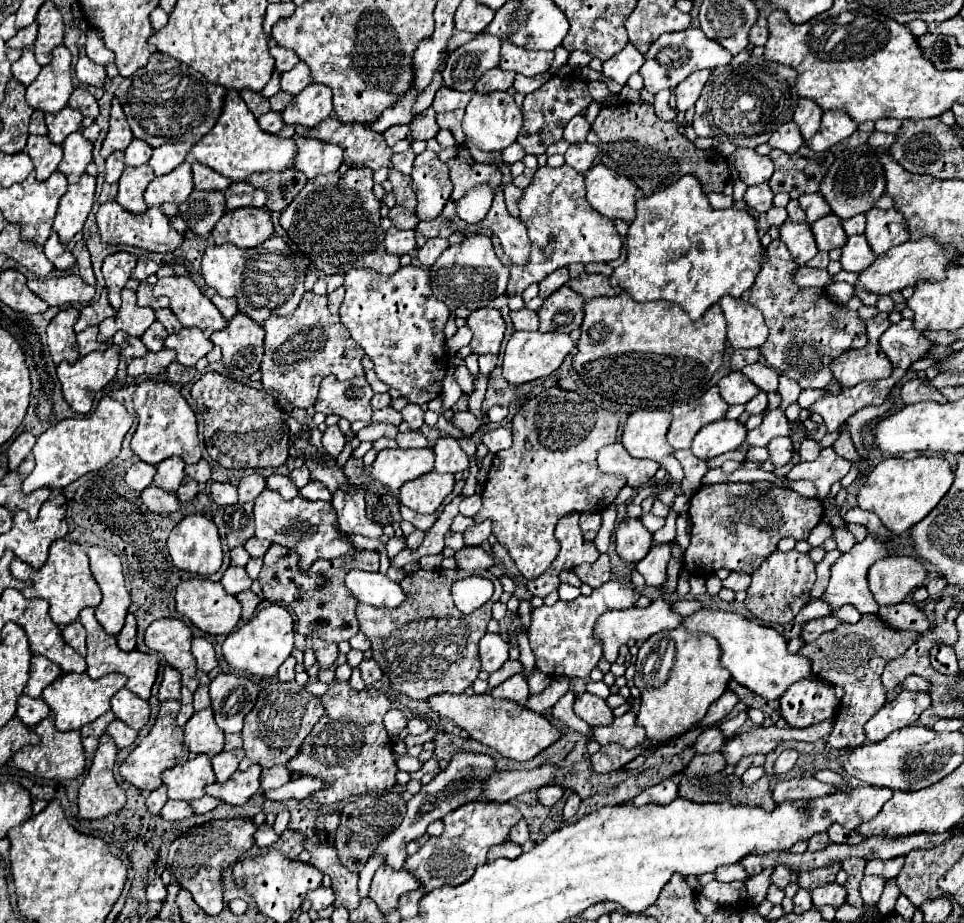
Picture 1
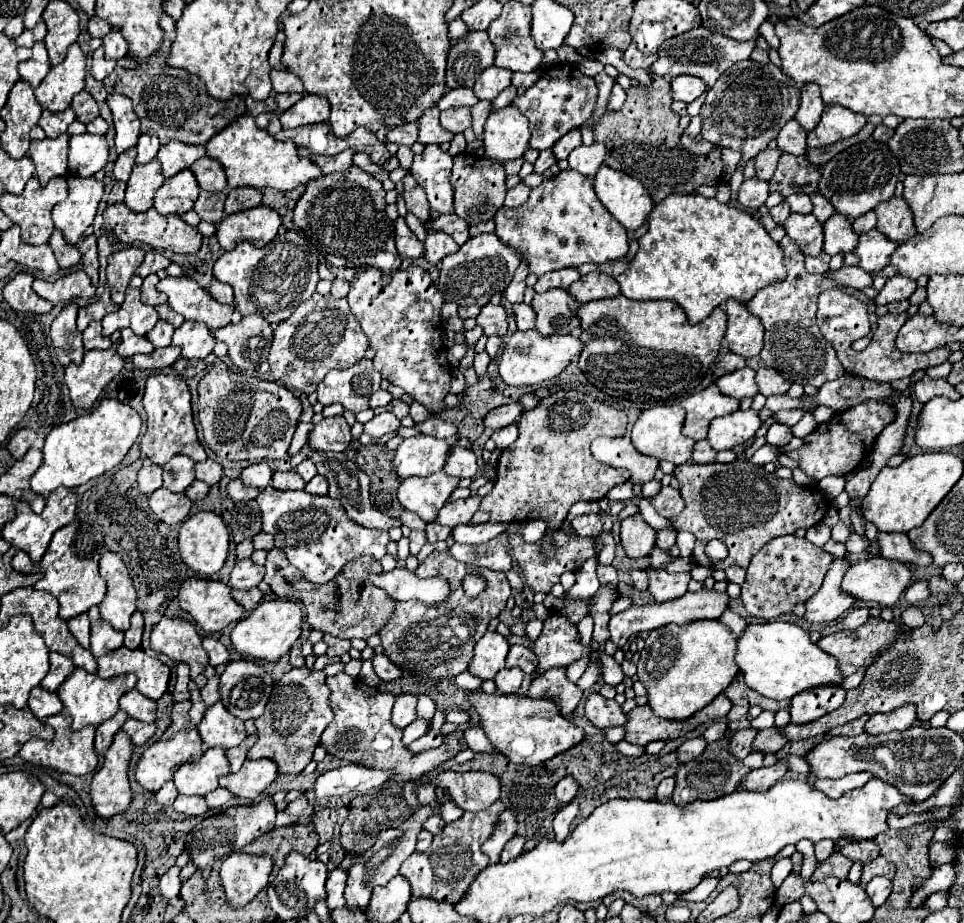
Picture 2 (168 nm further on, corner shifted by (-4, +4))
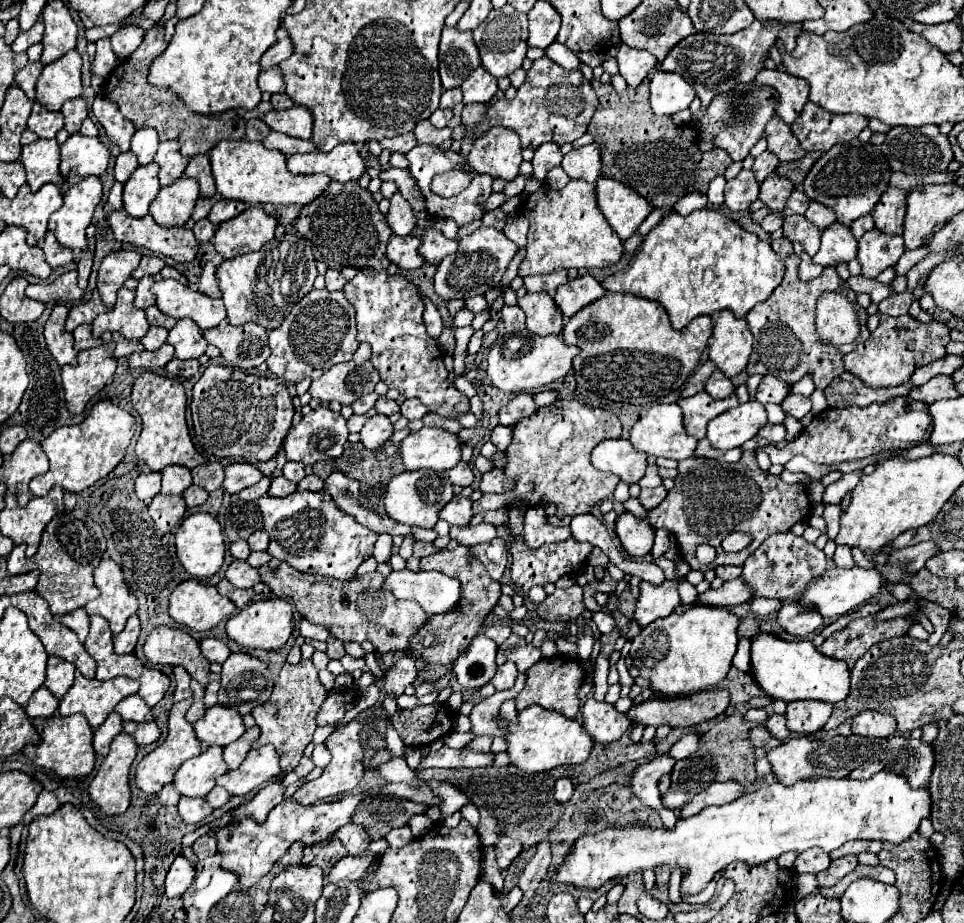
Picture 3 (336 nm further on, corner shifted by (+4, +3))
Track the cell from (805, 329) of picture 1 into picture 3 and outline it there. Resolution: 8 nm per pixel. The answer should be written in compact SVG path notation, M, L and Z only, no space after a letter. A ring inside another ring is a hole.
M786 237L774 239L772 249L780 255L780 259L784 261L786 273L782 283L772 291L772 295L754 305L748 315L748 327L754 335L754 349L750 355L750 363L746 367L746 371L750 375L760 373L760 375L774 375L786 383L796 383L806 375L812 375L812 381L816 385L816 389L824 389L828 387L828 383L832 379L836 379L838 375L844 373L844 363L842 363L842 355L850 353L859 343L866 341L870 336L870 331L866 327L868 321L868 313L866 309L862 309L856 303L856 293L852 289L848 289L846 281L842 281L836 275L834 267L824 267L822 275L818 275L816 279L810 281L800 281L798 279L798 265L800 265L800 257L796 257L794 249L792 249L792 241L788 241ZM822 291L836 291L836 293L844 293L852 303L856 303L856 311L860 315L860 335L854 343L846 344L844 347L828 347L824 343L820 343L818 335L816 335L816 327L814 327L814 309L816 309L816 299Z

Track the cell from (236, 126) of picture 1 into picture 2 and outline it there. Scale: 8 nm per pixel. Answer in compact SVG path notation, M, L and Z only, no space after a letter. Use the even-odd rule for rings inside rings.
M244 114L236 122L232 122L226 130L218 132L206 146L208 156L216 158L226 172L228 188L250 186L256 190L274 188L280 192L292 192L298 186L306 186L310 180L322 176L322 170L310 162L308 158L300 158L296 154L294 142L278 142L268 132L260 130L254 122L254 116Z

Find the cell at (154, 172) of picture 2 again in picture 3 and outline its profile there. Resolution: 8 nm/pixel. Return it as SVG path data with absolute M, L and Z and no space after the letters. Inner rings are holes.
M156 163L138 167L124 183L124 209L132 217L144 217L158 189L160 189L160 183L158 183Z

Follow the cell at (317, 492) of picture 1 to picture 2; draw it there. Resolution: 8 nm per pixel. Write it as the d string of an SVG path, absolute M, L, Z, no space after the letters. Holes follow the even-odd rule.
M316 474L308 484L306 484L306 488L304 488L308 494L318 494L318 496L324 496L324 494L328 494L328 480L324 478L324 476L320 476L320 474Z

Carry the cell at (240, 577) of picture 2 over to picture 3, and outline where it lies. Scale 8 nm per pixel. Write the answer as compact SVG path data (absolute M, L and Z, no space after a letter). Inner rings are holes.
M232 561L226 569L226 579L234 585L234 587L240 587L240 589L248 589L252 585L256 585L260 581L260 575L258 575L258 569L250 567L246 561Z

